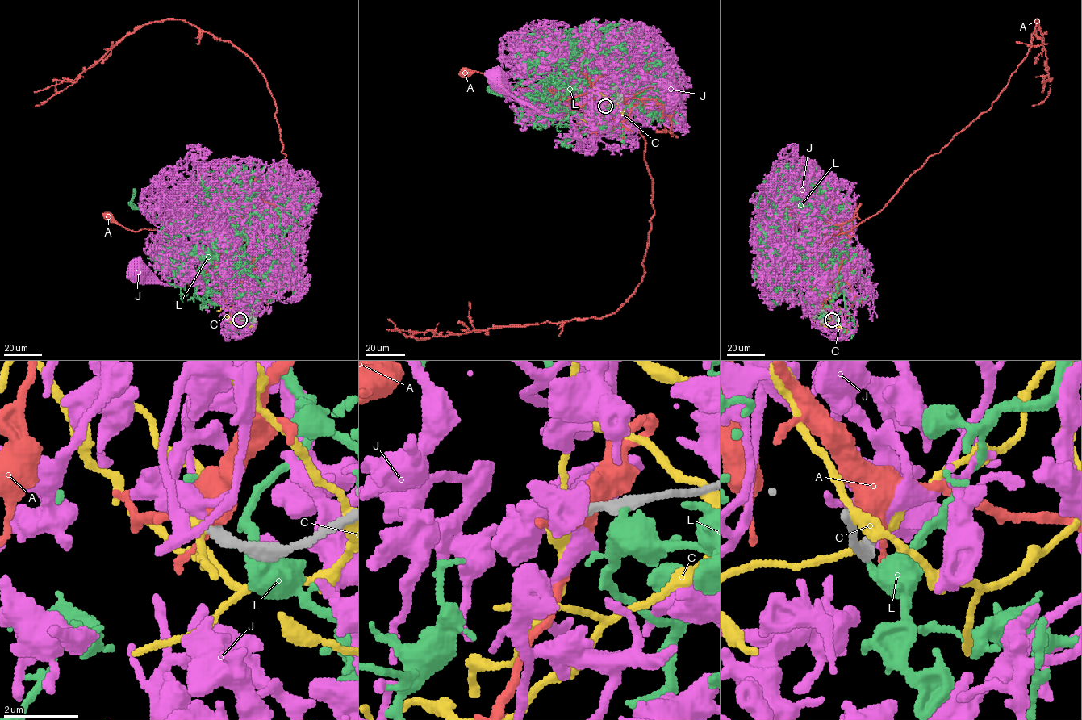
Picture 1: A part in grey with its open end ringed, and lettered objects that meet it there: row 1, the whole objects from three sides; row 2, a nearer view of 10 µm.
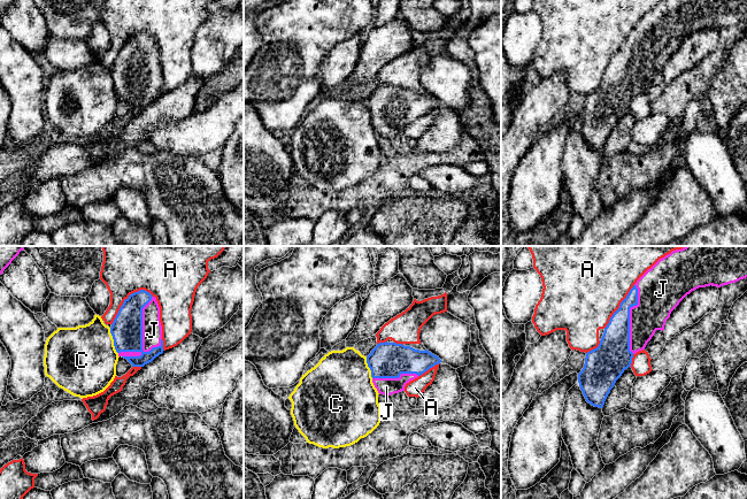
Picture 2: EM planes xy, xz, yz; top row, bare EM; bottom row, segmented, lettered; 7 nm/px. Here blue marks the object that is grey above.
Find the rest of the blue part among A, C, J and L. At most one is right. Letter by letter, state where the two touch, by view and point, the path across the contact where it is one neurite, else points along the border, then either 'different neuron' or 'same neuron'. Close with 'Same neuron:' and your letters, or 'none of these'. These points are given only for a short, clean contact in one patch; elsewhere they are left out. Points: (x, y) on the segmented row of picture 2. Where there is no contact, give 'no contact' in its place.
A: contact xy (128, 298); different neuron
C: contact xy (114, 340); different neuron
J: contact xy (141, 335); same neuron
L: no contact; different neuron
Same neuron: J

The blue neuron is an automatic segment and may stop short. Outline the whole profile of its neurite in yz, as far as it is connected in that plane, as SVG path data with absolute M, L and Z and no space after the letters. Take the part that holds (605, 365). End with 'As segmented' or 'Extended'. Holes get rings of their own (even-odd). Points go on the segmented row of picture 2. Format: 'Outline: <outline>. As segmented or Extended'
Outline: M685 246L660 259L633 285L619 308L613 314L604 328L596 348L586 353L585 364L578 374L578 383L588 404L602 408L616 381L631 367L633 355L645 350L656 330L664 331L665 321L679 302L699 287L727 285L747 277L747 246Z. Extended

